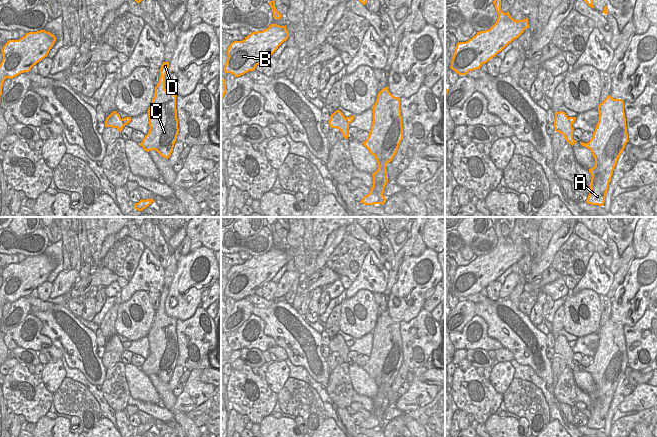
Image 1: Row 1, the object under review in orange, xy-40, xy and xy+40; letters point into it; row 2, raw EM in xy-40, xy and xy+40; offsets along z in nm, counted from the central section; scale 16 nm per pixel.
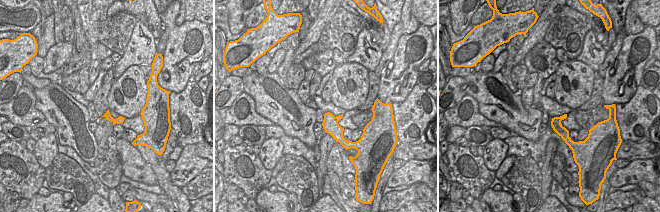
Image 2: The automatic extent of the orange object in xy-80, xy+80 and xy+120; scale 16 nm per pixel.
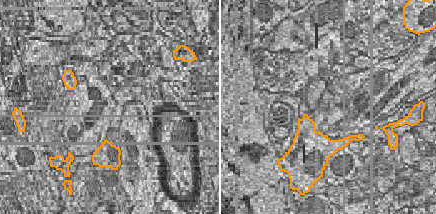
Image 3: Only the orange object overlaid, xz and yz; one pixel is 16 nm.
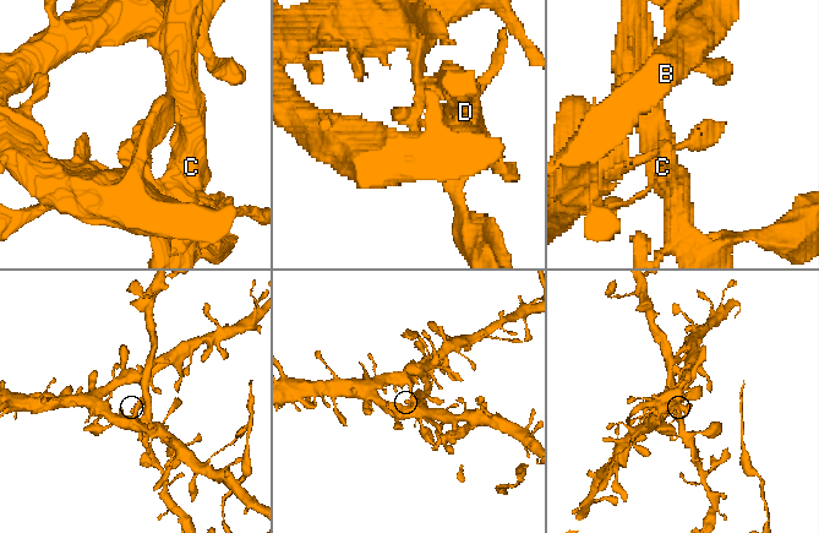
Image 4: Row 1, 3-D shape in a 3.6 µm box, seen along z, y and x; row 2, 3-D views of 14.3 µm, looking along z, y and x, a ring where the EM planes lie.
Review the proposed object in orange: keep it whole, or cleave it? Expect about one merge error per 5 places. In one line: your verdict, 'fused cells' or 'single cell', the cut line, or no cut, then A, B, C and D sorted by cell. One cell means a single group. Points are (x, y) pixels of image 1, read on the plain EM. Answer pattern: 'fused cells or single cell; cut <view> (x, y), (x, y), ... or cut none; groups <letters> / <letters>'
fused cells; cut xy-40 (121, 343), (124, 349); groups A C D / B

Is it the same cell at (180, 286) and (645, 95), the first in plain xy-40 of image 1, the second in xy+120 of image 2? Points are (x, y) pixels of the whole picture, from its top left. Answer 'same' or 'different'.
different

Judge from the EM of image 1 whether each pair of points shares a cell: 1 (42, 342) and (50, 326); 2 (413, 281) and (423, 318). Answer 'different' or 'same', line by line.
1: different
2: different

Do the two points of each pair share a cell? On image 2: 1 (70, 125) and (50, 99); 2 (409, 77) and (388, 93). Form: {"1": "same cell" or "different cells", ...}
{"1": "same cell", "2": "same cell"}

